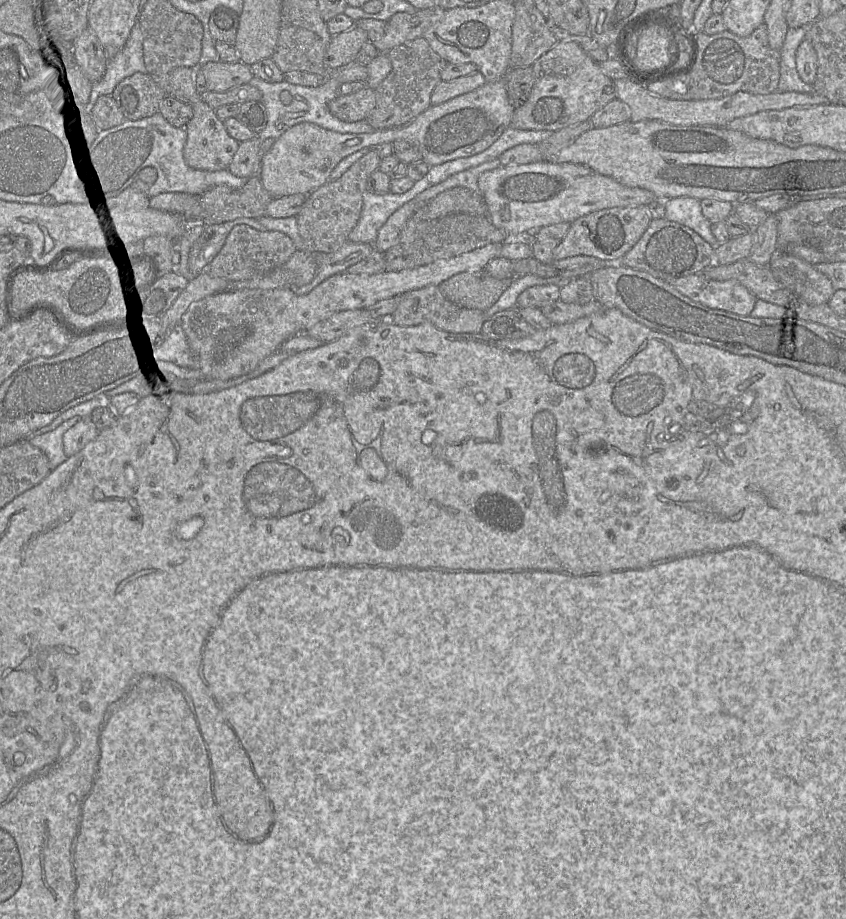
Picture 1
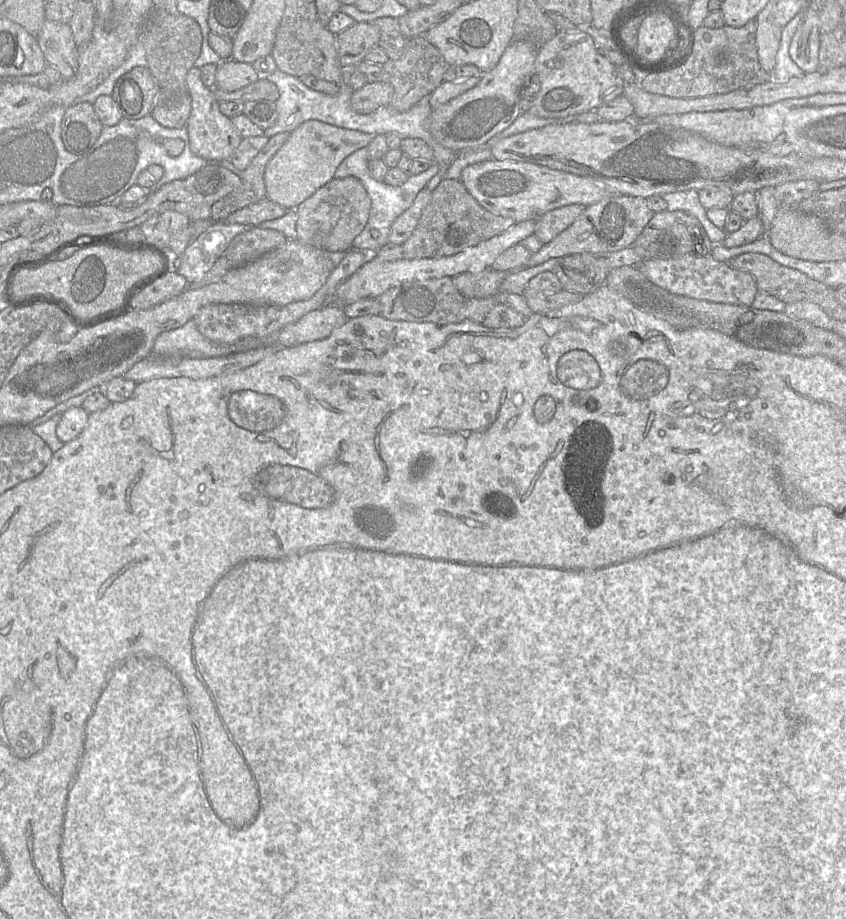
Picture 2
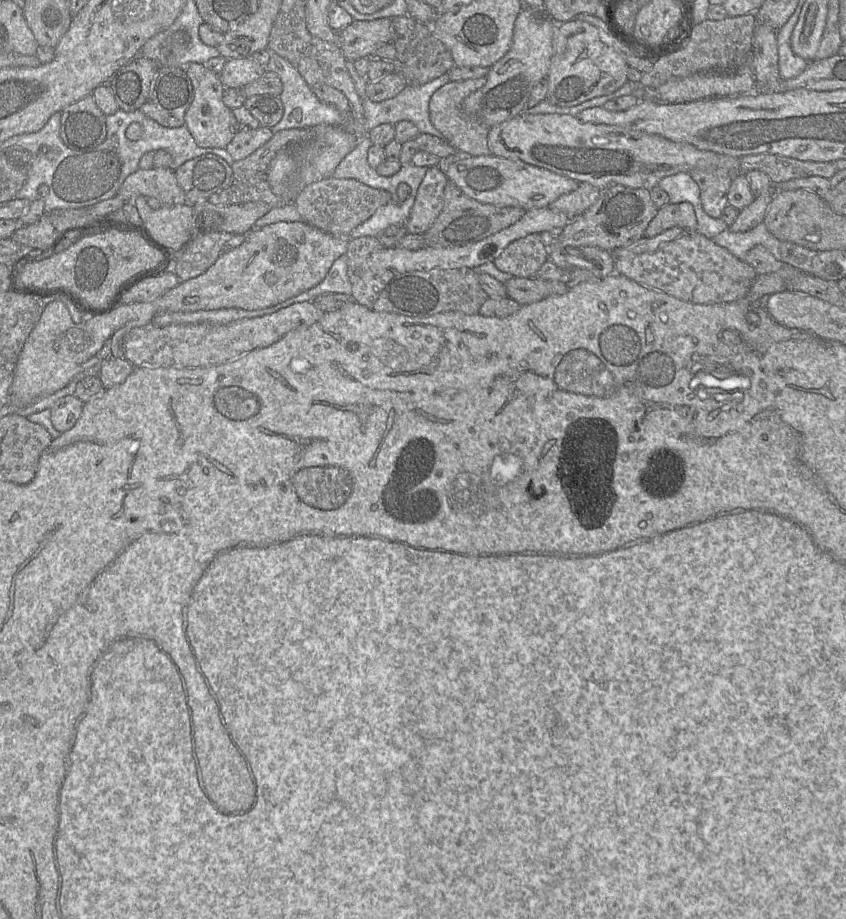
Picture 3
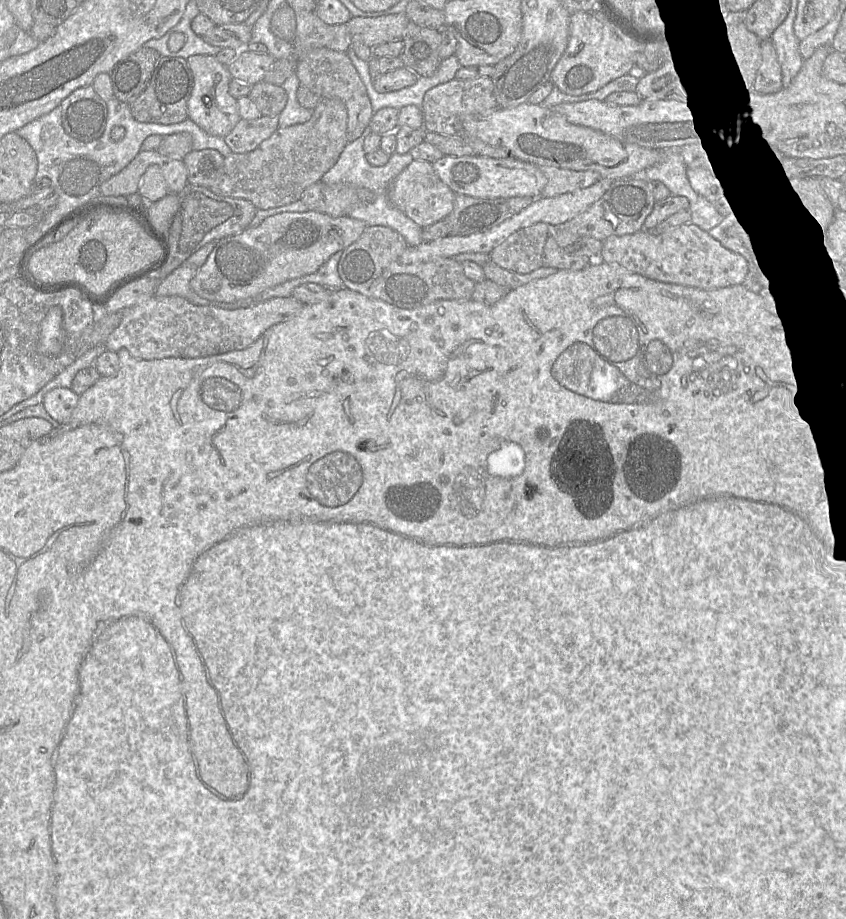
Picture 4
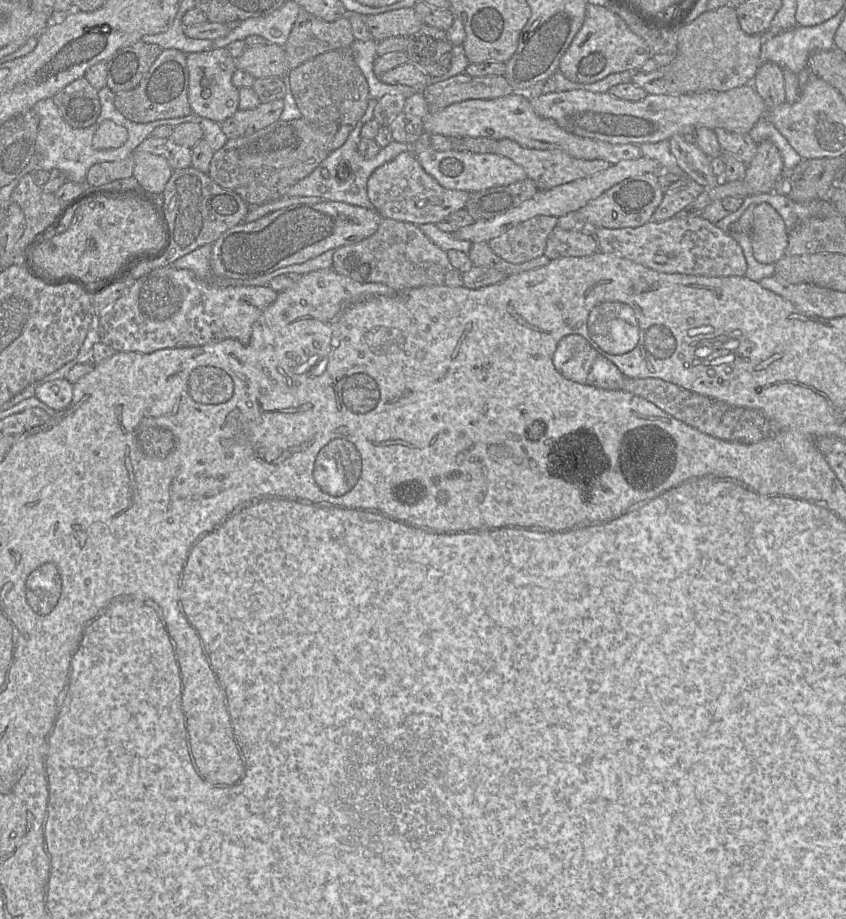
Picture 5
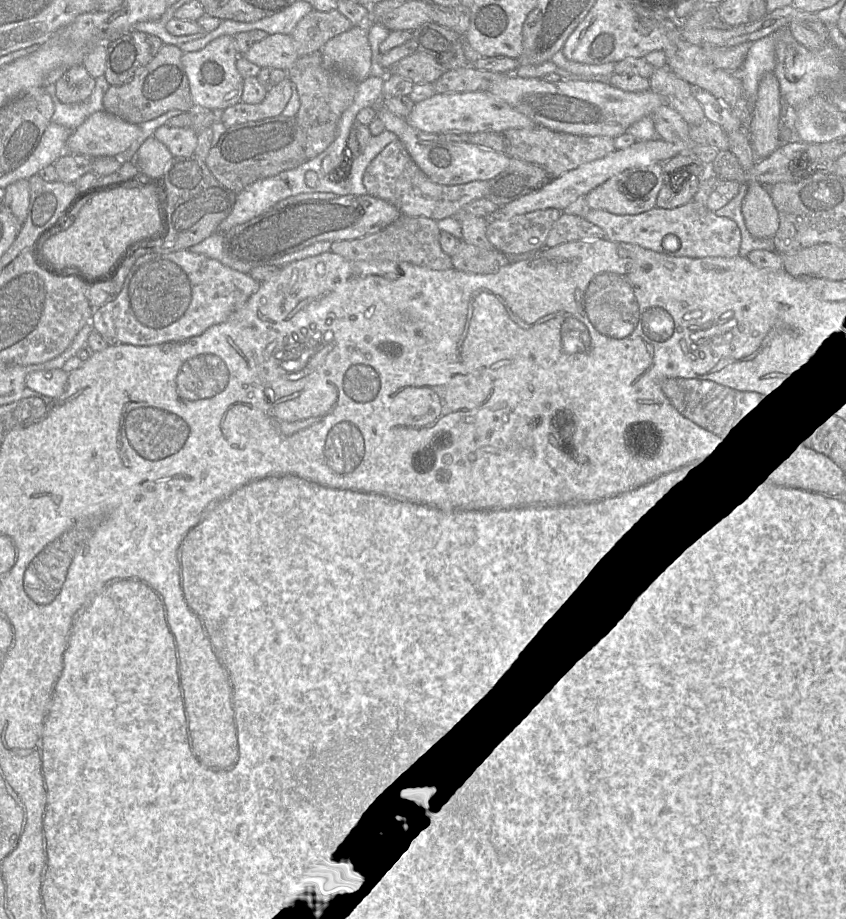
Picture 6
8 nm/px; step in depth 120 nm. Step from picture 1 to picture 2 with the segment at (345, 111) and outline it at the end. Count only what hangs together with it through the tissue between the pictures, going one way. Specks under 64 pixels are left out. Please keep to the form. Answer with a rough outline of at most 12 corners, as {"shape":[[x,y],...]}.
{"shape":[[367,82],[353,92],[351,106],[367,114],[393,97],[387,82]]}

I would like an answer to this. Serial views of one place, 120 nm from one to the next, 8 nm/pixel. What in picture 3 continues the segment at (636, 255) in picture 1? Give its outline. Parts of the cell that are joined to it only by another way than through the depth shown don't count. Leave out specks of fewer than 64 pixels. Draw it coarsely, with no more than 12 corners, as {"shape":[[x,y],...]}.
{"shape":[[667,203],[645,229],[652,238],[672,227],[697,232],[691,203]]}

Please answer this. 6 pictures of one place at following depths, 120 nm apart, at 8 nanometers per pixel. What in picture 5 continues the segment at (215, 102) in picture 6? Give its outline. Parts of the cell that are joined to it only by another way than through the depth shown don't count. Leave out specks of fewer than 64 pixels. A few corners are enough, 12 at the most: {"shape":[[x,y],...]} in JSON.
{"shape":[[225,48],[186,55],[191,111],[218,124],[239,109]]}

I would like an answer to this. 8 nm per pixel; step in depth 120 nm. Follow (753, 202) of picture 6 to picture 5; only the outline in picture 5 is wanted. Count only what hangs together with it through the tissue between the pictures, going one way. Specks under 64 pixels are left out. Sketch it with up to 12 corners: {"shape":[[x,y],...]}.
{"shape":[[768,203],[753,210],[755,259],[775,264],[785,255],[788,232]]}

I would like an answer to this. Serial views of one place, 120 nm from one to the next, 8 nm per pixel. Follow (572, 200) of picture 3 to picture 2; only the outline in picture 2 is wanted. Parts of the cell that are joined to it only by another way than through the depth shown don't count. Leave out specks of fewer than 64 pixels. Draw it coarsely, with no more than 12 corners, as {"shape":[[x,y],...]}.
{"shape":[[571,204],[538,218],[534,235],[545,245],[586,207]]}

